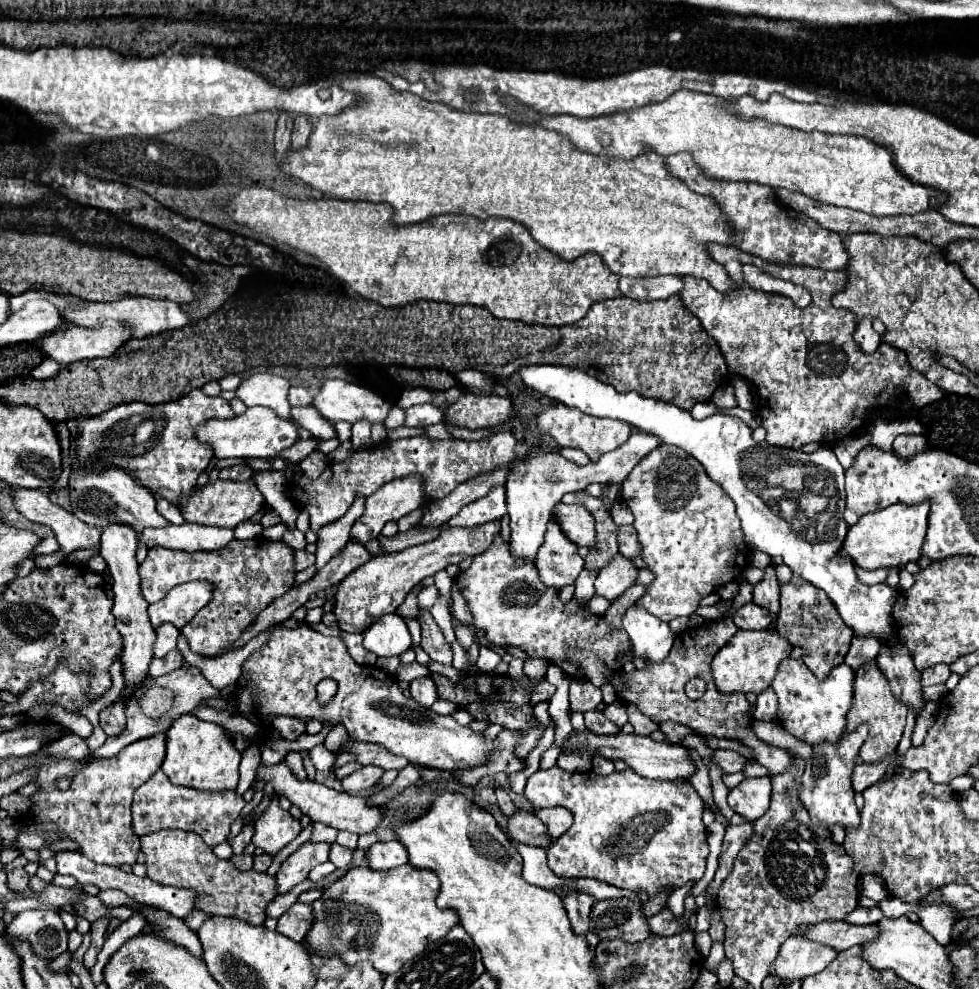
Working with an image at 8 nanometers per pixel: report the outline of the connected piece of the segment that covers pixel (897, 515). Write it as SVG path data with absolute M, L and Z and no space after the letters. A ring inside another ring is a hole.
M930 501L918 505L890 505L882 511L864 515L856 525L848 529L848 539L844 541L842 555L848 555L858 567L878 569L878 567L904 567L910 561L918 561L922 555L922 543L928 529Z

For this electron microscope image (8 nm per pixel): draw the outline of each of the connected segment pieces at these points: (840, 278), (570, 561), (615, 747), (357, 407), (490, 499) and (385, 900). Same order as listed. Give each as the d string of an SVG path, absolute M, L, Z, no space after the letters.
M712 245L710 255L716 257L718 263L722 263L730 277L734 281L742 281L742 265L744 263L754 263L756 267L768 271L768 273L782 273L784 279L792 283L800 283L806 287L812 295L812 303L804 309L796 307L792 299L784 295L774 295L774 293L762 293L762 291L752 291L750 287L740 287L732 291L732 295L720 295L714 291L714 287L706 281L696 281L694 277L684 277L684 291L680 293L684 299L684 305L702 321L704 329L712 339L718 341L720 351L728 363L730 373L742 375L744 379L750 381L754 389L758 389L760 397L760 409L770 409L770 411L760 411L762 415L762 427L766 429L768 437L766 441L770 445L778 447L802 447L810 441L816 443L826 443L826 441L838 441L842 437L848 437L852 433L852 427L860 419L866 421L868 415L872 415L876 409L884 407L900 407L900 401L912 403L914 409L922 409L934 401L940 401L944 397L944 391L930 383L922 373L914 371L906 359L906 355L892 347L892 345L880 345L872 355L862 353L854 339L852 333L856 326L854 315L846 310L837 310L832 307L832 297L840 291L846 289L848 283L848 273L844 271L824 271L824 269L806 269L806 267L780 267L780 265L770 265L764 263L762 259L756 259L754 255L748 255L736 247L720 247Z
M550 519L544 543L536 555L536 569L546 585L562 589L576 581L584 569L584 559L578 555L578 545L572 543L560 529L560 525Z
M590 731L586 733L572 733L564 751L568 751L574 743L582 741L584 747L580 747L576 753L582 751L596 751L598 755L606 759L622 759L630 769L634 769L638 775L648 777L648 779L662 779L662 781L676 781L676 779L690 779L696 773L696 765L690 759L690 751L684 745L672 745L668 741L652 741L650 737L640 737L640 735L624 735L616 733L610 737L604 735L594 735Z
M328 379L314 397L312 405L332 423L356 423L360 419L368 419L370 423L384 423L388 411L394 407L394 401L356 383Z
M494 487L486 497L462 507L460 513L448 521L448 525L450 527L478 527L478 525L502 519L506 513L508 513L506 491L504 487Z
M400 865L388 871L372 871L370 867L356 867L344 879L330 883L324 889L322 899L314 901L314 925L308 933L308 943L320 955L340 955L344 963L354 965L358 961L372 961L374 967L384 973L396 973L408 959L416 957L426 949L428 943L442 939L456 923L458 915L452 909L440 909L436 905L436 895L440 889L438 877L428 869L418 869L414 865Z

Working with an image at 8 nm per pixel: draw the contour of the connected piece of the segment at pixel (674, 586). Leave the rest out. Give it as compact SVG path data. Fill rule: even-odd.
M660 443L652 449L624 479L622 483L622 501L634 515L634 529L642 545L642 559L656 575L654 585L648 585L648 591L638 603L648 609L654 617L662 621L672 621L680 615L692 615L702 597L714 593L726 583L734 581L746 567L748 545L744 543L744 533L740 531L740 519L736 515L734 501L708 477L706 469L692 459L684 449L668 443Z

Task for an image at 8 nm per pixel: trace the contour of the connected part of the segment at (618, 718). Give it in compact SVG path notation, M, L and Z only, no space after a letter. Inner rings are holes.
M616 701L616 703L612 703L612 705L606 705L606 709L604 709L604 715L610 719L610 721L614 721L616 723L616 727L624 727L624 723L628 721L628 715L626 715L626 707L624 707L624 703L620 703L620 701Z

